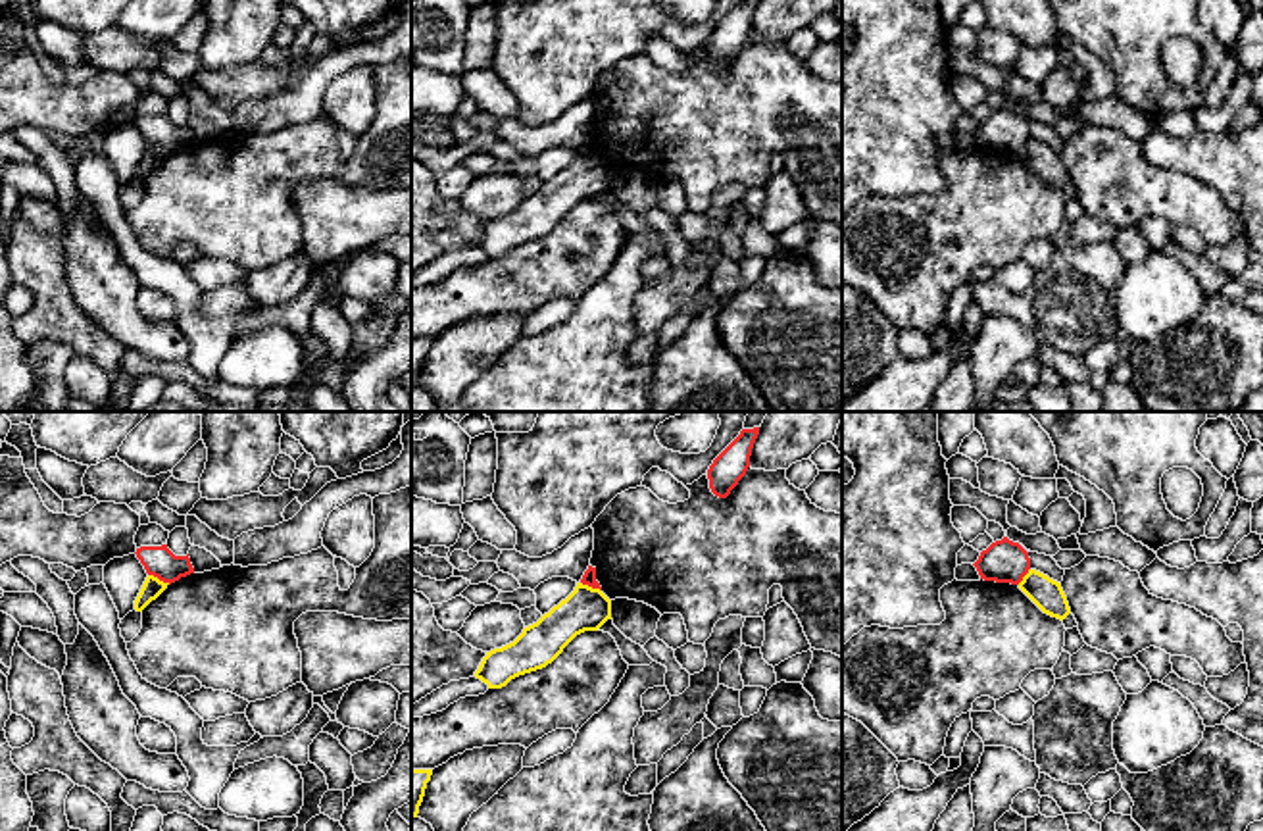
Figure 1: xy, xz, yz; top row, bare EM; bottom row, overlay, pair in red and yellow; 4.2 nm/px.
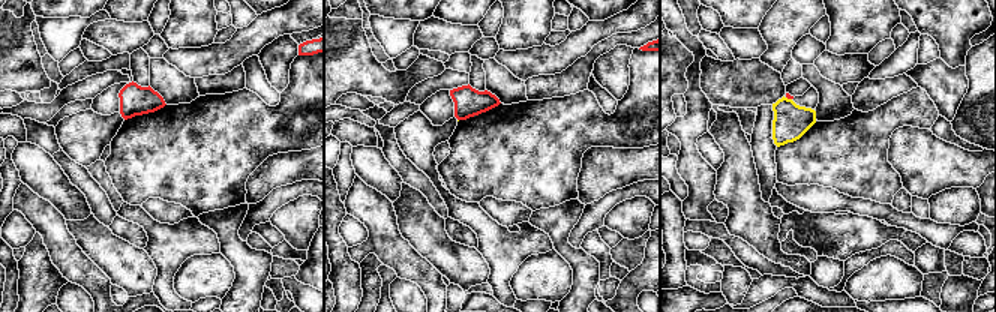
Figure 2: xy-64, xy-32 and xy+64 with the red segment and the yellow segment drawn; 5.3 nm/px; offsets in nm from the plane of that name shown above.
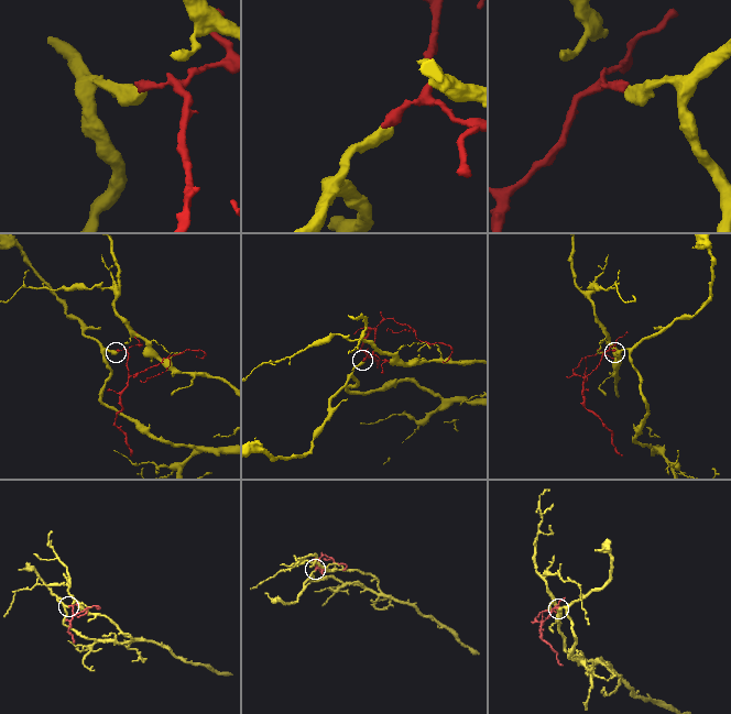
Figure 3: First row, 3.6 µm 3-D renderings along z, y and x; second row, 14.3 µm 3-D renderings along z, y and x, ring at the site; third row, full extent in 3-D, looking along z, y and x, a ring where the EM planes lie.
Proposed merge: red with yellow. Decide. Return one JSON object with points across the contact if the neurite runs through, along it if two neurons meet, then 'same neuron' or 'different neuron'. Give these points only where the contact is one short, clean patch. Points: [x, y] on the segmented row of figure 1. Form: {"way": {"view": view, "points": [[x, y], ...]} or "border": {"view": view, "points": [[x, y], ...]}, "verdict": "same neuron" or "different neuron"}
{"border": {"view": "xy", "points": [[148, 574], [170, 583]]}, "verdict": "different neuron"}

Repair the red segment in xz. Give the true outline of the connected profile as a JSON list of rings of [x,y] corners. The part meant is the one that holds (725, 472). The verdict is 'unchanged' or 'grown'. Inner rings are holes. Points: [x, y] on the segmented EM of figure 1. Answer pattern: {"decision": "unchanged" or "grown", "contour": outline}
{"decision": "unchanged", "contour": [[[759,427],[742,429],[740,435],[713,460],[707,469],[707,479],[715,496],[727,498],[746,475],[757,435]]]}

